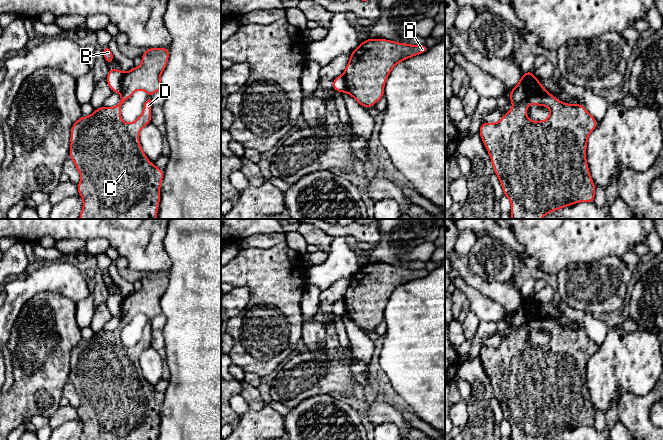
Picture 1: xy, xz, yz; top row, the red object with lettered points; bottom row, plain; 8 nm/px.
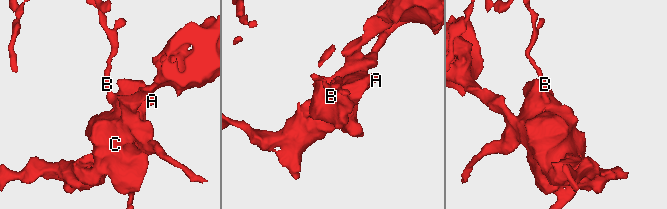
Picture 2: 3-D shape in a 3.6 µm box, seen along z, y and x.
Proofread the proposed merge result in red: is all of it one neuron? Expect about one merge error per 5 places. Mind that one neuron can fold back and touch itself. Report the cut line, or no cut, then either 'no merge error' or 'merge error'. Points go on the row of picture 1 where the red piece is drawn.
cut in xy along (124, 73), (120, 92); merge error

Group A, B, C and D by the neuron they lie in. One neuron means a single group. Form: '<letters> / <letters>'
A C D / B

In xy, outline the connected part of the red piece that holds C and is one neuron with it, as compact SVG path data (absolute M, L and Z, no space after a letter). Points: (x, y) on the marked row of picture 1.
M148 48L141 55L142 65L124 73L120 102L112 107L102 106L95 109L92 115L82 116L71 127L71 147L69 157L78 169L81 180L77 185L79 195L83 199L83 209L79 219L157 219L156 214L160 203L160 185L164 171L148 161L139 143L140 130L151 123L151 100L143 106L140 117L133 123L125 123L121 119L121 105L129 99L136 90L144 90L149 97L161 91L160 77L169 59L169 48Z

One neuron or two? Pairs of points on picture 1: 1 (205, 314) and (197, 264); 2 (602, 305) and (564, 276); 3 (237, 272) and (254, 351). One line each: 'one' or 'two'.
1: one
2: one
3: one

